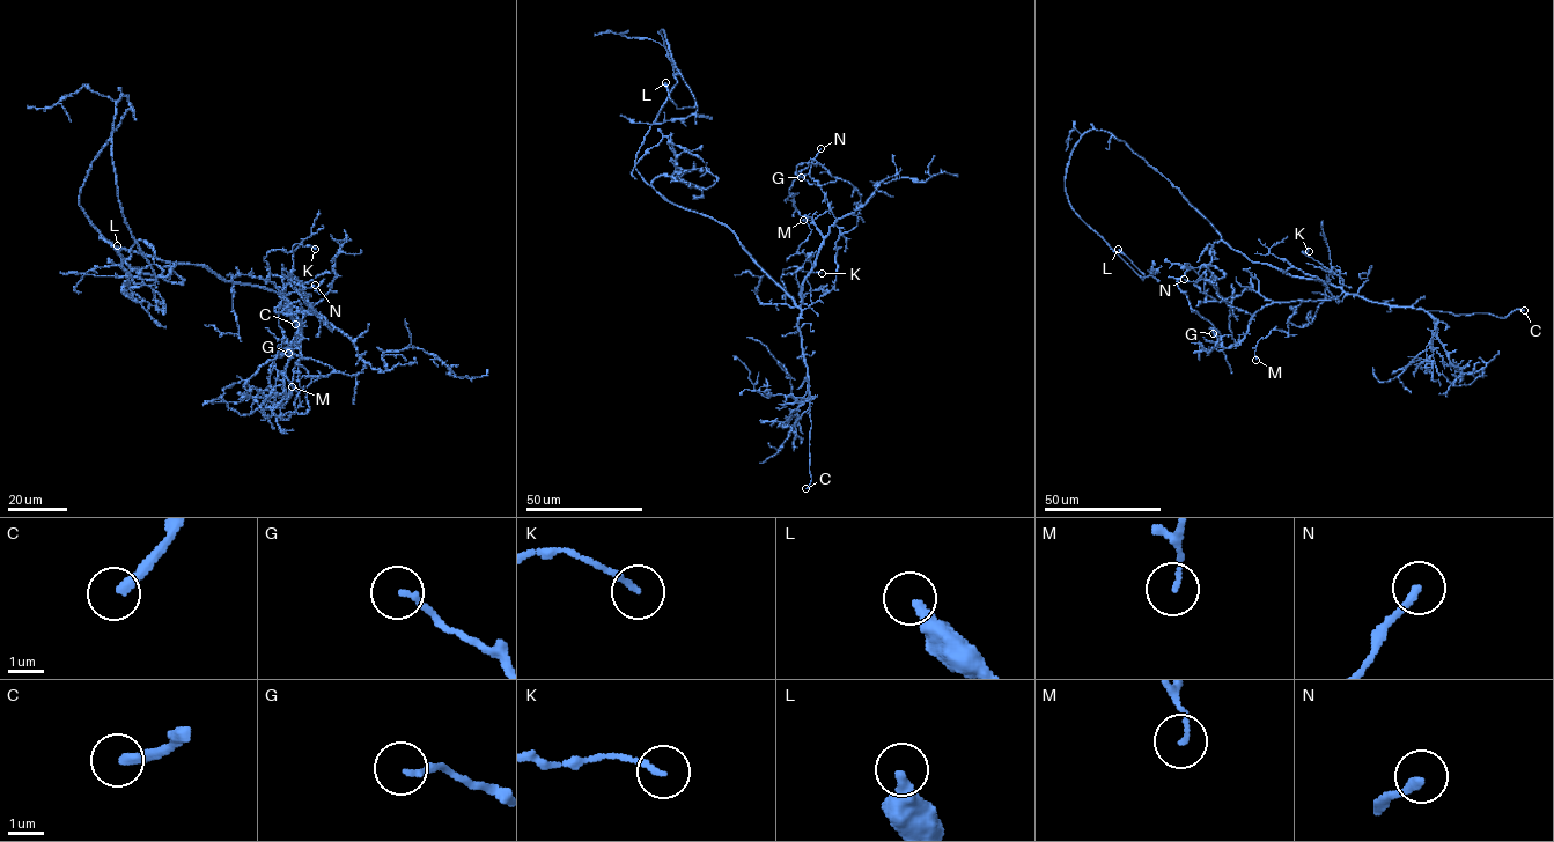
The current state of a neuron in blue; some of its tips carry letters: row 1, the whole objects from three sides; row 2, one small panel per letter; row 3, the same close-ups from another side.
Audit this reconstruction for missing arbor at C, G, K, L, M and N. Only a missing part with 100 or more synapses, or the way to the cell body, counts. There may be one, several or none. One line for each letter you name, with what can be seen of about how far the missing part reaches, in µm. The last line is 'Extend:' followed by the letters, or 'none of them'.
C: about 25 µm are missing
Extend: C

